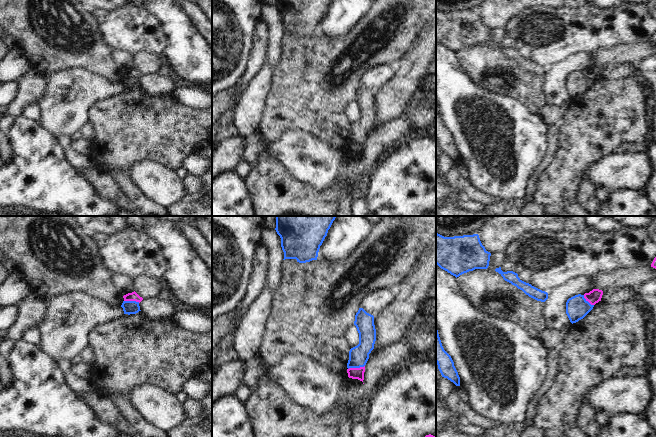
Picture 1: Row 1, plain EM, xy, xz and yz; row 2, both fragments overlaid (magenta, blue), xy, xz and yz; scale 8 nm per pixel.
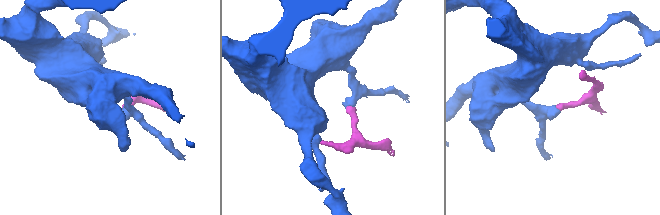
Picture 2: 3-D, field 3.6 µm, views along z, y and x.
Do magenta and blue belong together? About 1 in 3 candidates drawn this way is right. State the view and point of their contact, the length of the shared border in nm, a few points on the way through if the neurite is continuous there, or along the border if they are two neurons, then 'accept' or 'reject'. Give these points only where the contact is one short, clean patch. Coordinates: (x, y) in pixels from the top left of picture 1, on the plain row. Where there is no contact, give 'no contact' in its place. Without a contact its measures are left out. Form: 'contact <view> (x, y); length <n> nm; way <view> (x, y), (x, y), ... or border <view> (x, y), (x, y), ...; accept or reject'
contact xz (356, 144); length 140 nm; border xz (364, 141), (348, 145); reject

